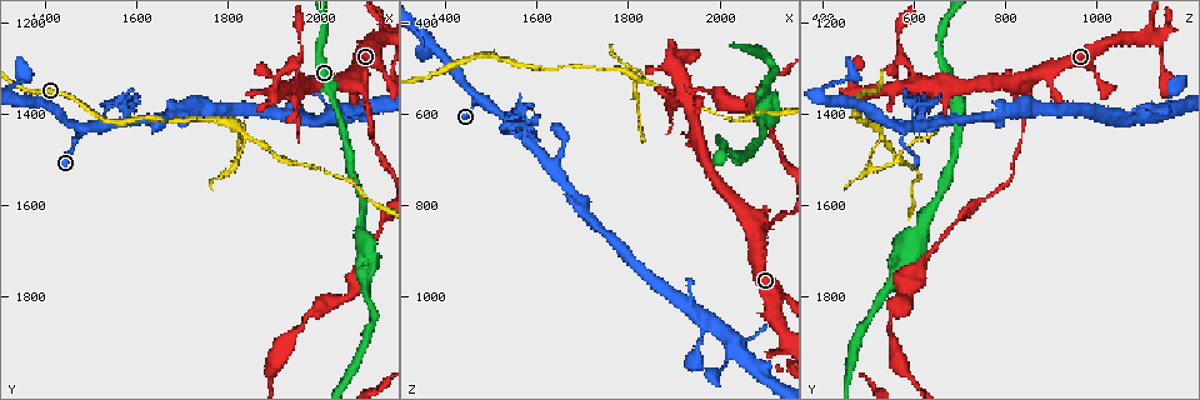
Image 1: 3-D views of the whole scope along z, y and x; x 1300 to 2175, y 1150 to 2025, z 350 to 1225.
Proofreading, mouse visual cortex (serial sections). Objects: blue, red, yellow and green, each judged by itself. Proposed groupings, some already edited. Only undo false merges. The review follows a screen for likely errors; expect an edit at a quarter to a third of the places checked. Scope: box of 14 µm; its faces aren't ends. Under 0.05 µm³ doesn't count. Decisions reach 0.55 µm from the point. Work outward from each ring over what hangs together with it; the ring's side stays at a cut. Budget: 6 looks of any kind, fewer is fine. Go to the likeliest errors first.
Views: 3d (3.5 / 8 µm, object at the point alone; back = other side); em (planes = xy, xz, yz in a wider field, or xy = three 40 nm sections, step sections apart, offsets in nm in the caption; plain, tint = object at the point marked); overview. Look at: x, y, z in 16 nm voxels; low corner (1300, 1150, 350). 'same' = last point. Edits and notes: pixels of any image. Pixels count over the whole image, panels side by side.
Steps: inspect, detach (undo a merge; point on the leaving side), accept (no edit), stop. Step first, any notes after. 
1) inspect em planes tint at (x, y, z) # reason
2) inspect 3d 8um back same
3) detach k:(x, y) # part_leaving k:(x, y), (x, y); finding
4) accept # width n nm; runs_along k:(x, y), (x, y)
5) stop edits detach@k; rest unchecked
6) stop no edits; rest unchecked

inspect 3d 3.5um at (2080, 1325, 850) # three arms meet

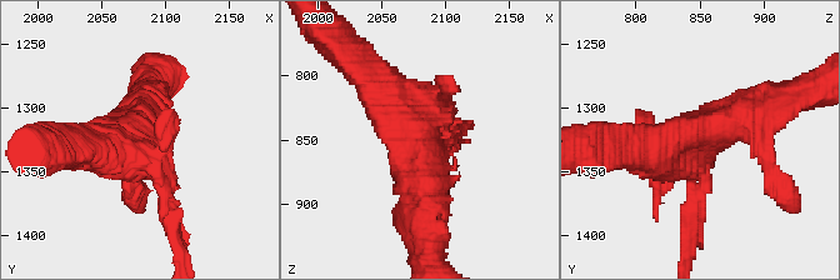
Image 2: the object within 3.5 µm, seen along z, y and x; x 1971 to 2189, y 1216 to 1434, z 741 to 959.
inspect em xy step 3 tint at (2080, 1330, 842) # need the tissue

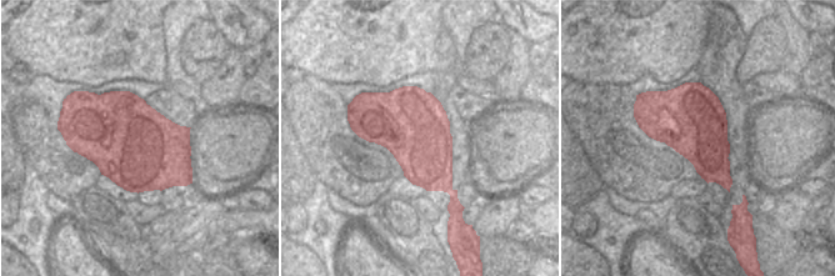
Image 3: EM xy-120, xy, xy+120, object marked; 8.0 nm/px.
detach 2:(171, 221) # part_leaving 2:(691, 183), (695, 209), (689, 259); two cells meet here

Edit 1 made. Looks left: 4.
inspect overview # redraw

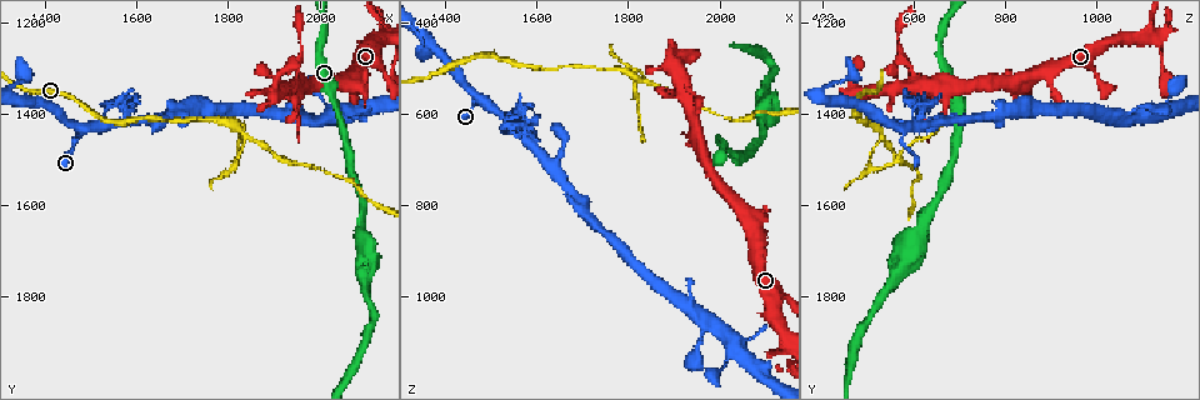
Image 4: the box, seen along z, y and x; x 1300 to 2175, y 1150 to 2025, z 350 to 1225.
inspect 3d 3.5um at (2080, 1745, 565)

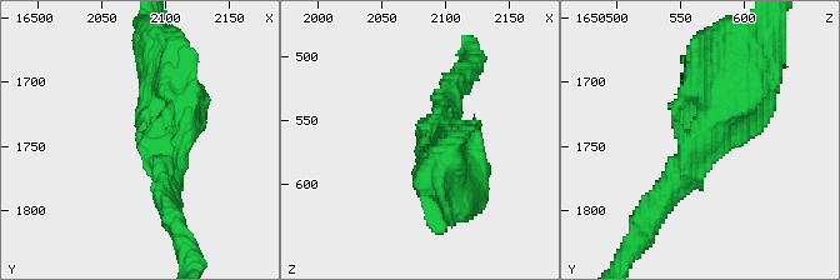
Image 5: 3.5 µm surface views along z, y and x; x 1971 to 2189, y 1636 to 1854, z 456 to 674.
inspect em xy step 5 tint at (2086, 1742, 560)

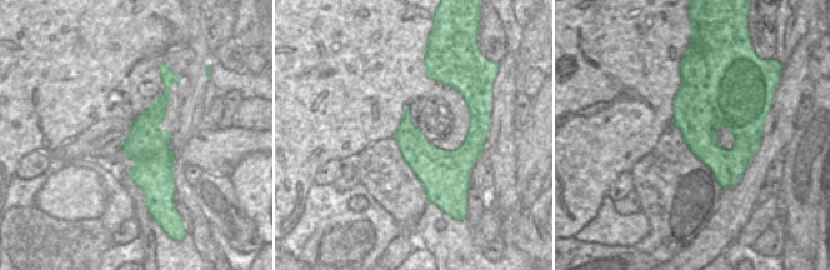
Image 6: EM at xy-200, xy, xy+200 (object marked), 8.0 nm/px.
accept # continuous, no second cell

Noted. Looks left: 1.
stop edits detach@2; rest unchecked

